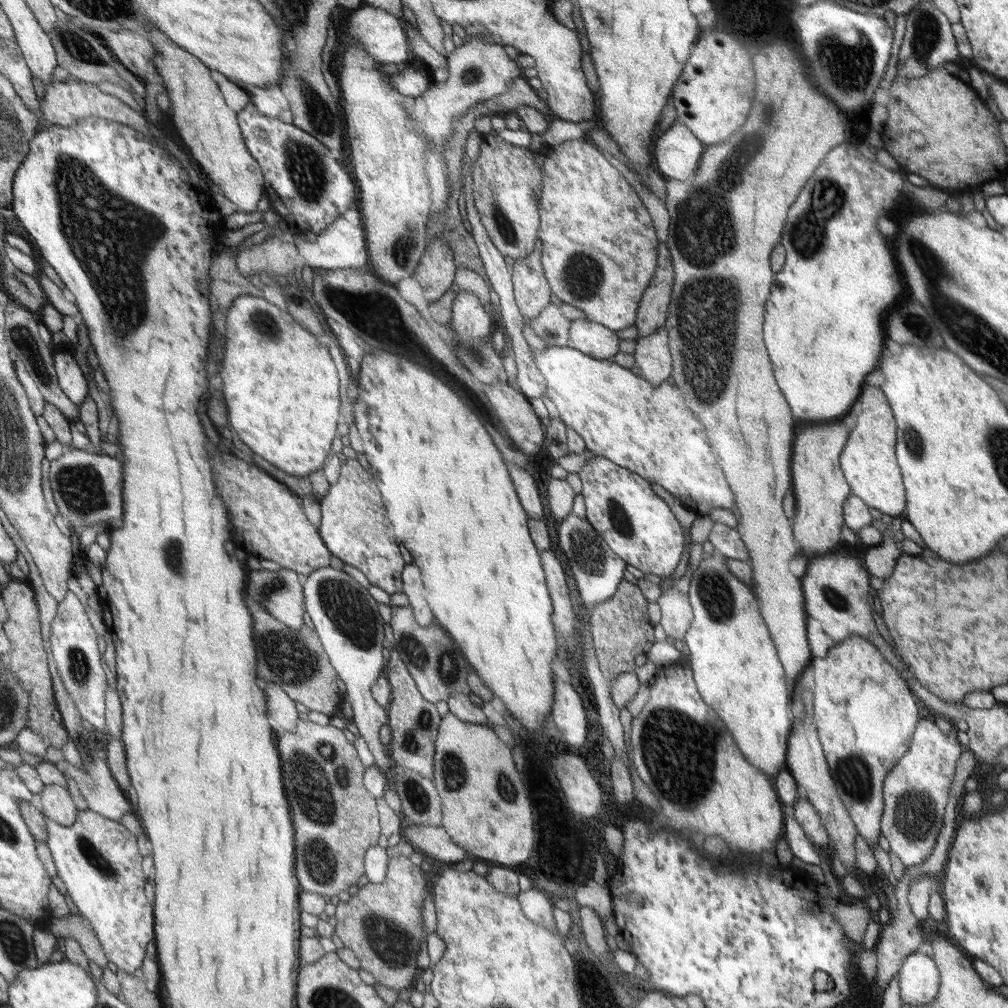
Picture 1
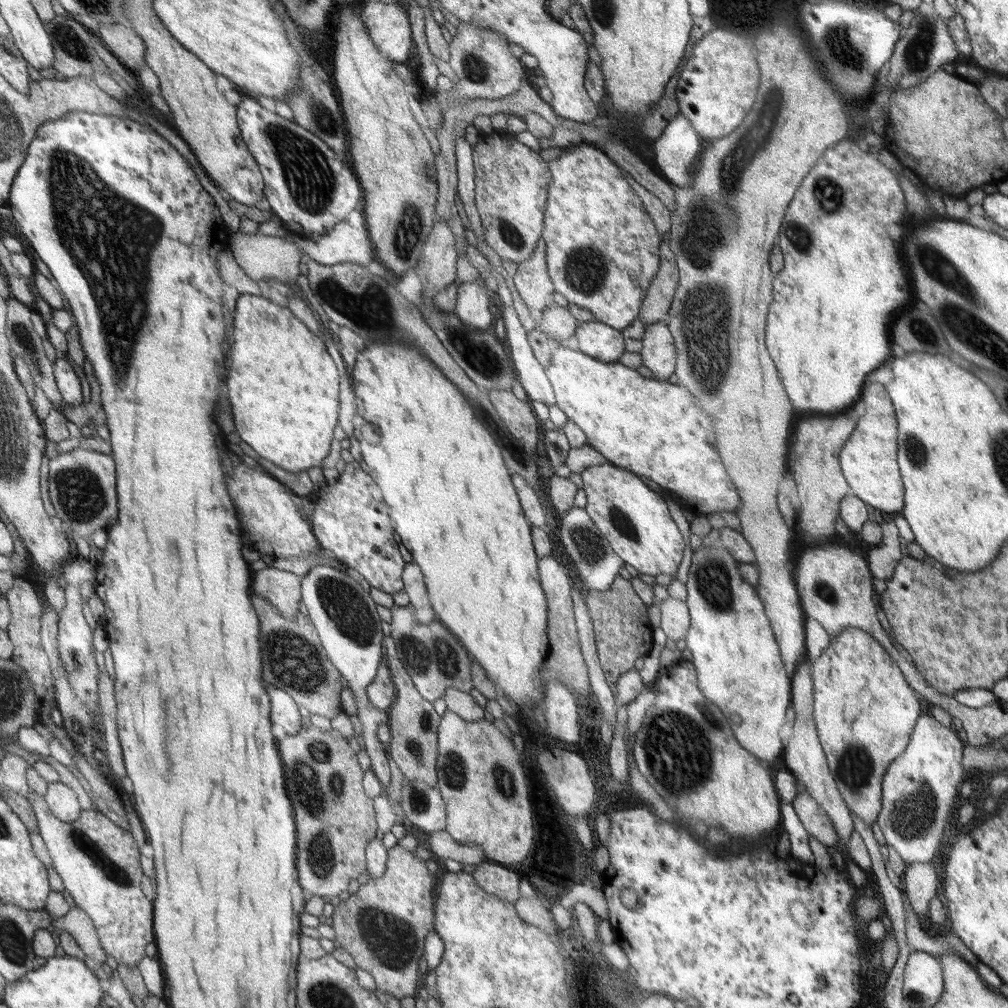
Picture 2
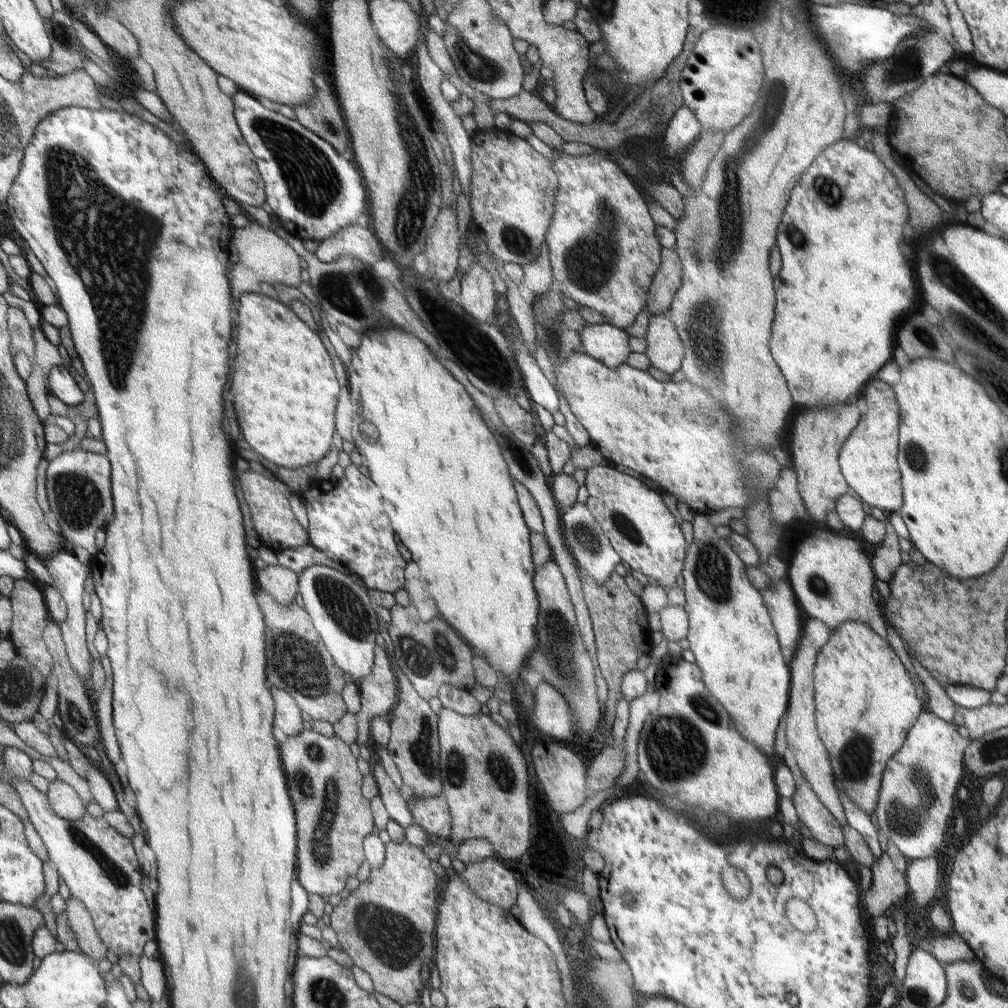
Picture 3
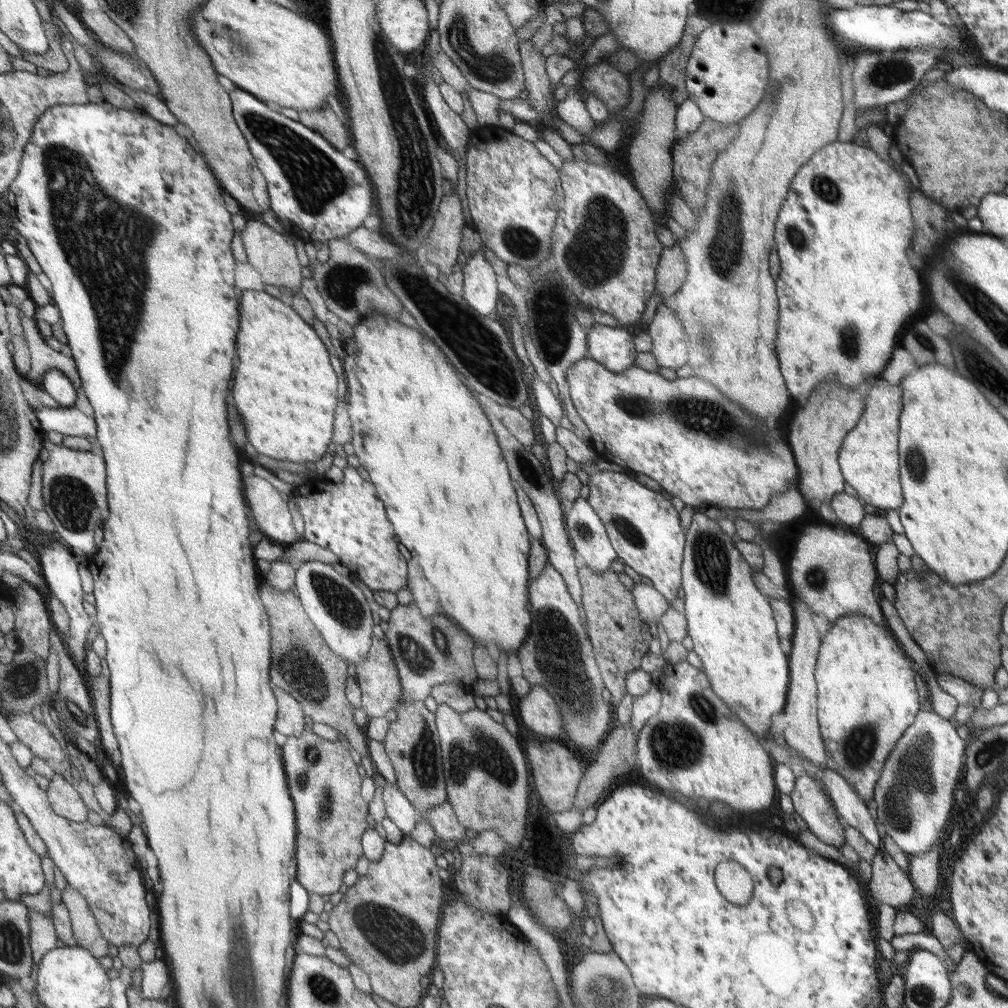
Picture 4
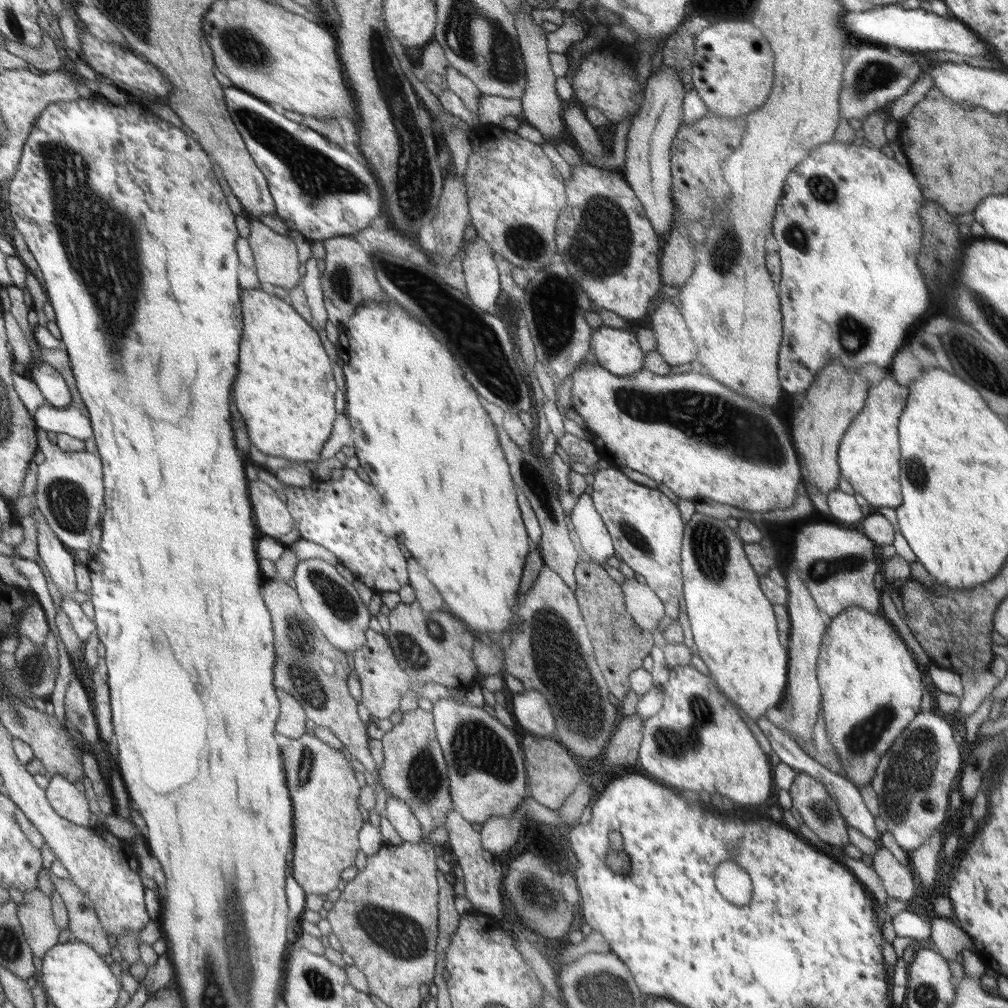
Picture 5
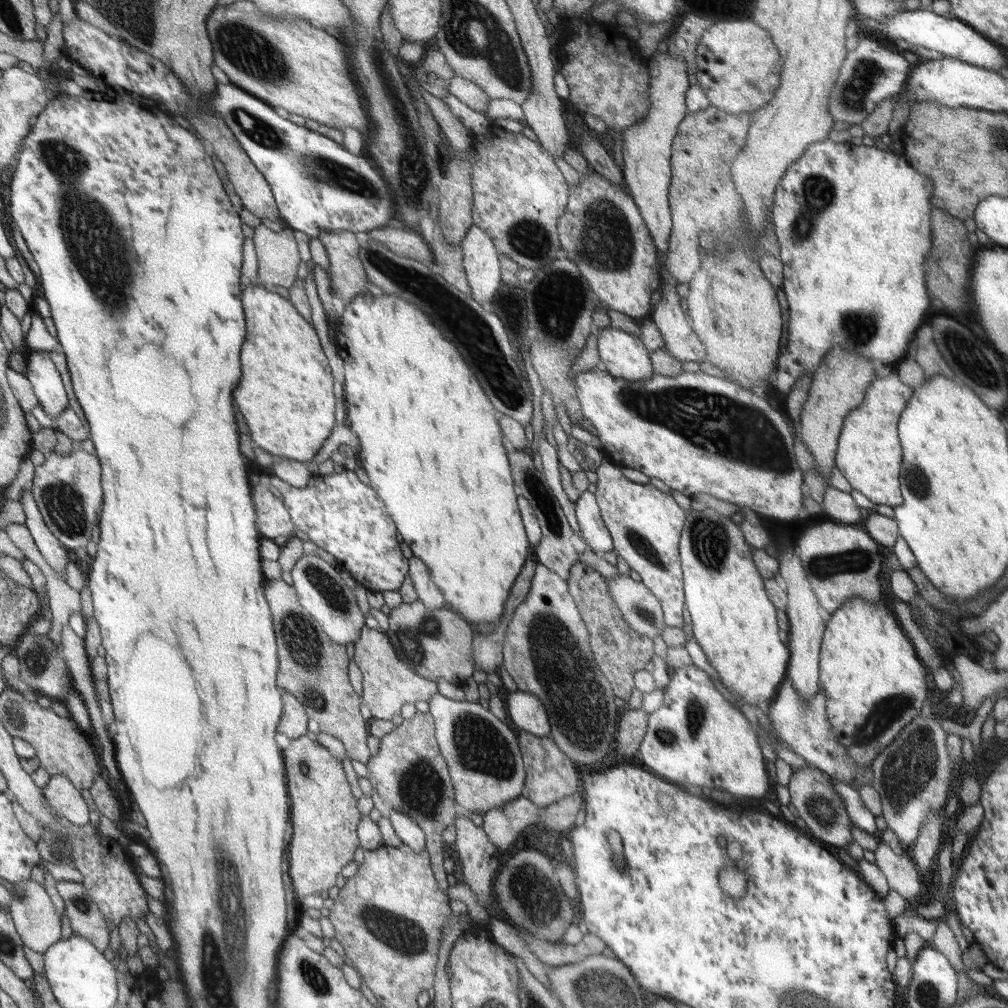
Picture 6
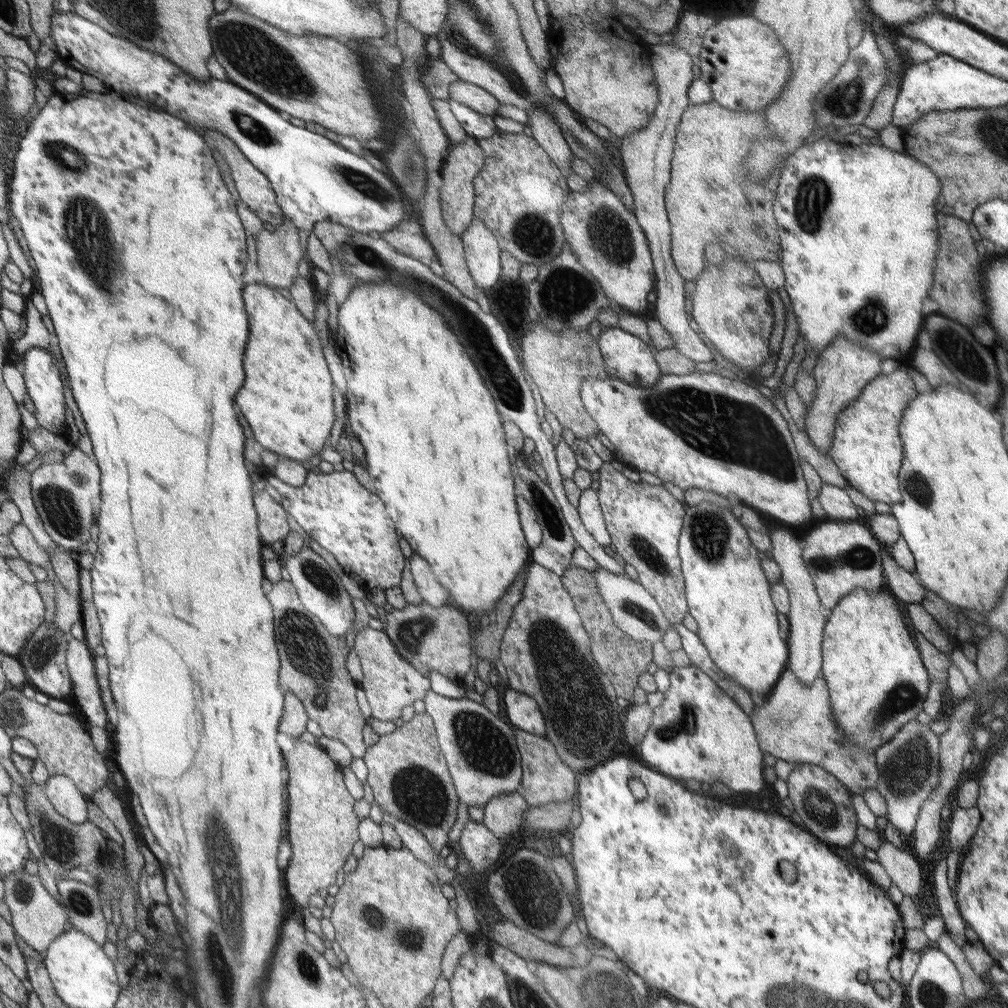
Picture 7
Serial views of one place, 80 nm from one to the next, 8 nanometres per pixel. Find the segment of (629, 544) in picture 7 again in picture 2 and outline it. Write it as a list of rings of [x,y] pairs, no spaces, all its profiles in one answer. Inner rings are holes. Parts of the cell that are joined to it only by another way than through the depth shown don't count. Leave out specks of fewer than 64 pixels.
[[[609,463],[585,468],[580,475],[586,494],[585,512],[613,552],[638,573],[653,577],[665,574],[673,578],[685,544],[659,495],[649,490],[636,474],[629,474]]]

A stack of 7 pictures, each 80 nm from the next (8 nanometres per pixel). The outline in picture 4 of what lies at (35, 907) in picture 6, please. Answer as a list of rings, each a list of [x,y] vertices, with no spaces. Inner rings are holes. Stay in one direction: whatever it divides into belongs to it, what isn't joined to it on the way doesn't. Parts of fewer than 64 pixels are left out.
[[[30,910],[27,924],[30,924],[31,946],[34,952],[34,961],[39,966],[44,956],[57,948],[57,942],[60,938],[56,931],[54,918],[40,913],[35,910]]]

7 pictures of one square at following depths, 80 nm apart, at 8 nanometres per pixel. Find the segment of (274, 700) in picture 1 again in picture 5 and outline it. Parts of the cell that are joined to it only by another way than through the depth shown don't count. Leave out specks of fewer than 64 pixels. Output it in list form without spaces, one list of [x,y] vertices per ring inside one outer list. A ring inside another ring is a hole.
[[[277,689],[276,695],[281,701],[281,708],[278,723],[276,724],[277,734],[286,736],[289,739],[296,739],[305,732],[305,714],[297,700],[284,690]]]

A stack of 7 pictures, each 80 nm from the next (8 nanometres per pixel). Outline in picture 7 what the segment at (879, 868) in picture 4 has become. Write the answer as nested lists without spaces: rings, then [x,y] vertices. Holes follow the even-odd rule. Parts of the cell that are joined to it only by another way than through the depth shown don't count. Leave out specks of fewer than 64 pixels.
[[[882,842],[875,851],[876,861],[884,868],[887,876],[903,896],[913,897],[919,891],[921,870],[913,855],[893,844]]]

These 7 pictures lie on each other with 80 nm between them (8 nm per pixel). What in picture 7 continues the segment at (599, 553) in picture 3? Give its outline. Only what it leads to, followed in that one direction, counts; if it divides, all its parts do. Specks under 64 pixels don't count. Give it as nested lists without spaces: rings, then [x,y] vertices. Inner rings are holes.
[[[590,488],[580,491],[576,509],[585,530],[591,534],[591,538],[601,547],[610,546],[611,538],[604,524],[604,515],[597,492]]]

